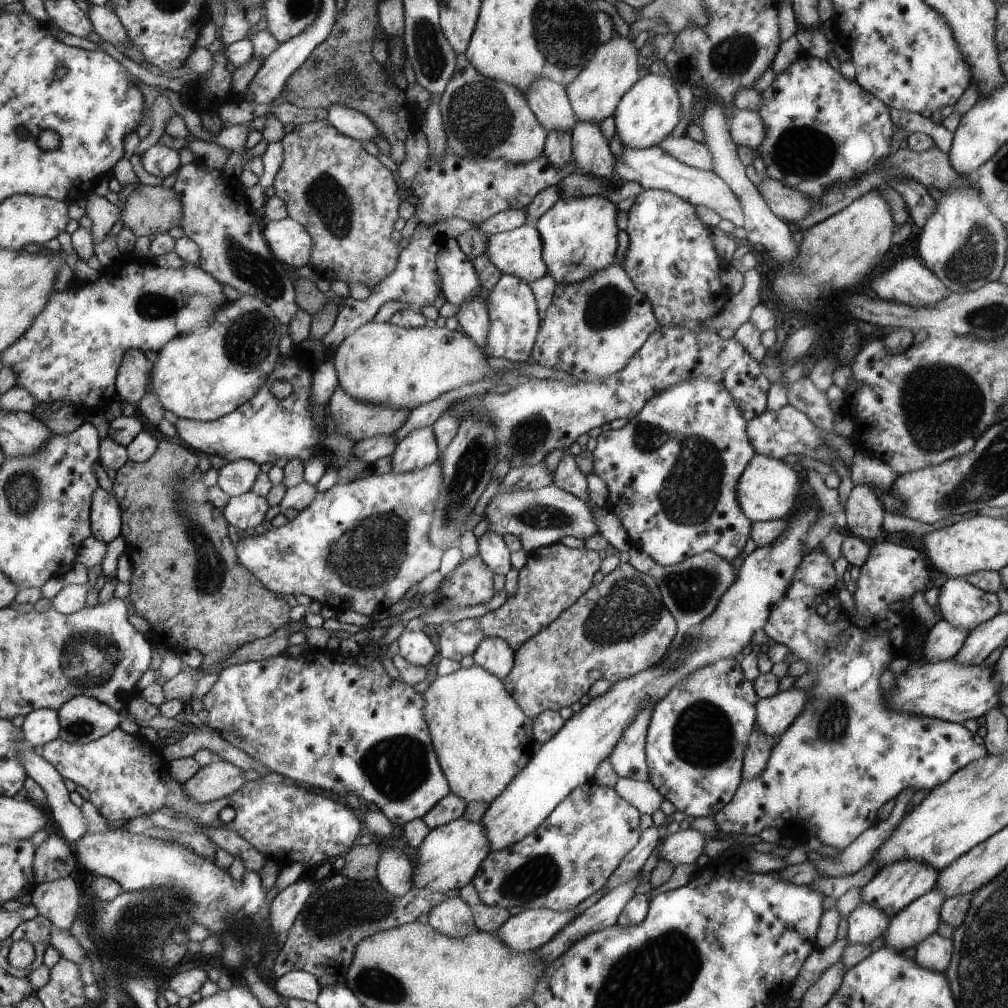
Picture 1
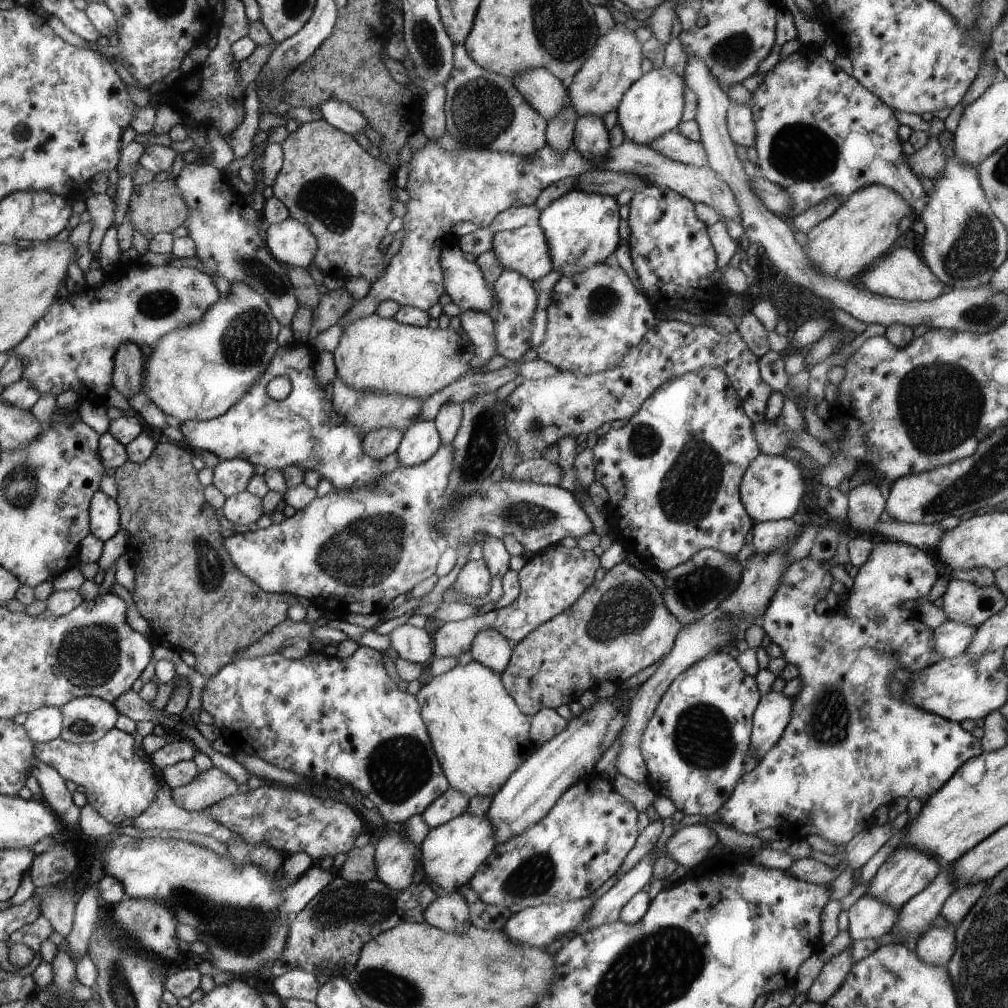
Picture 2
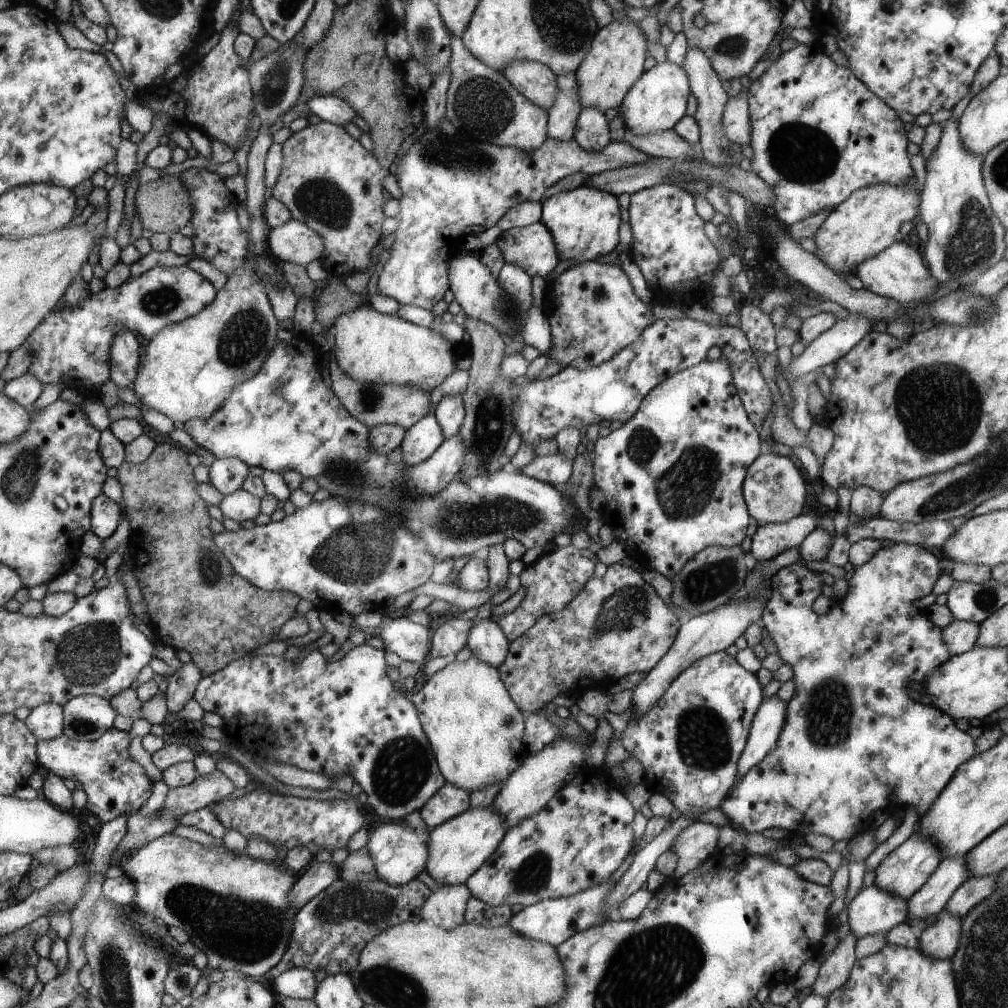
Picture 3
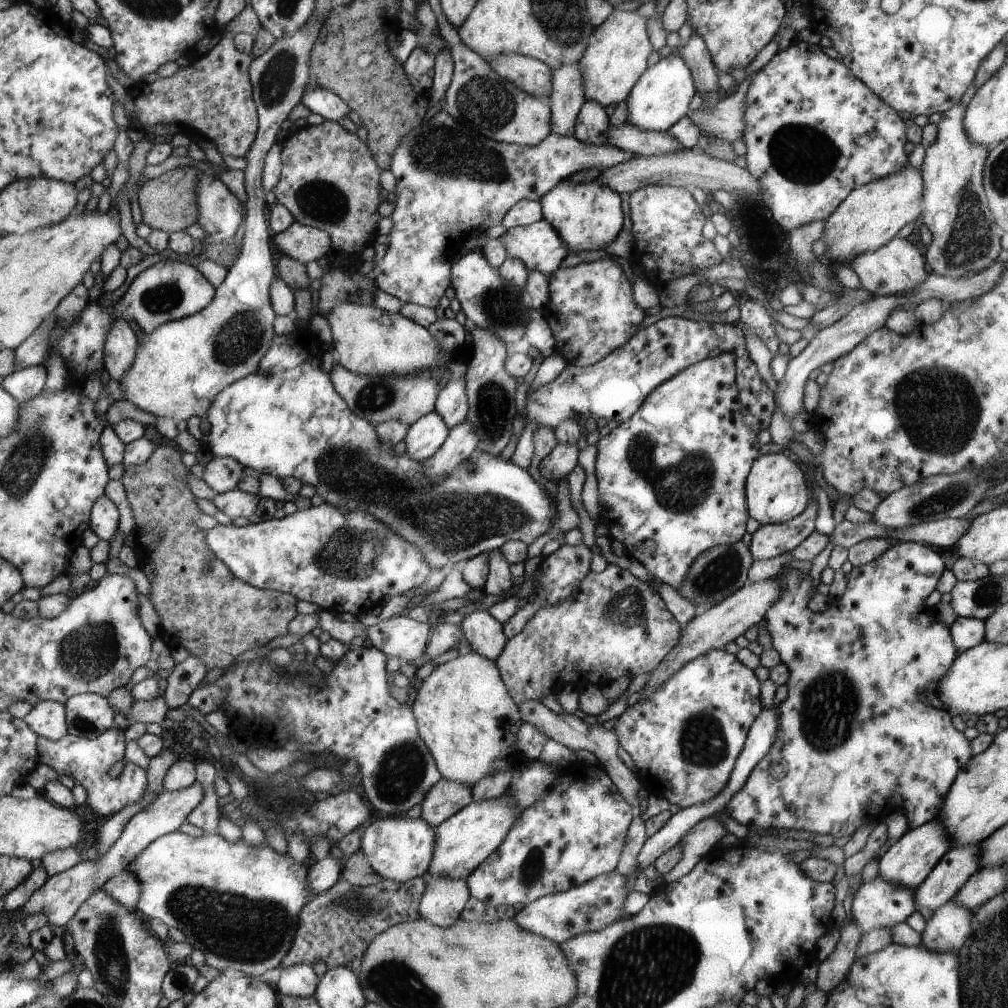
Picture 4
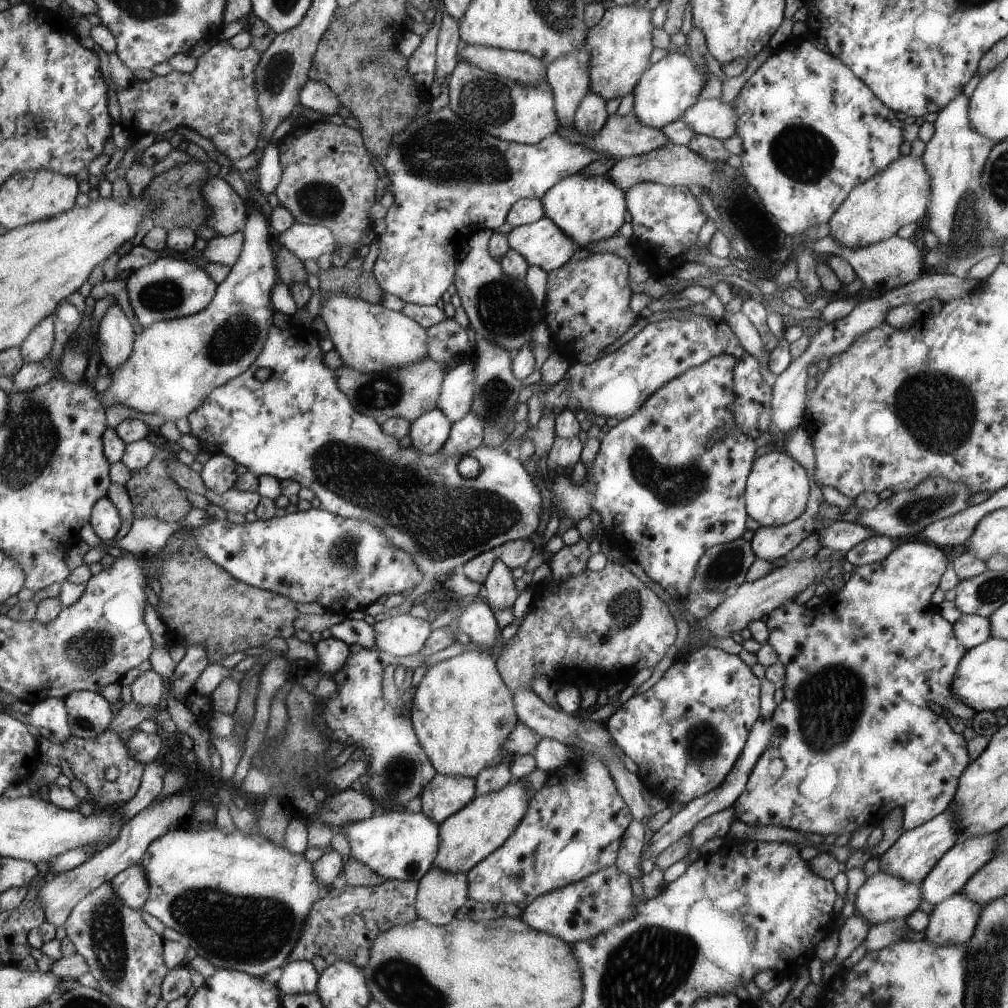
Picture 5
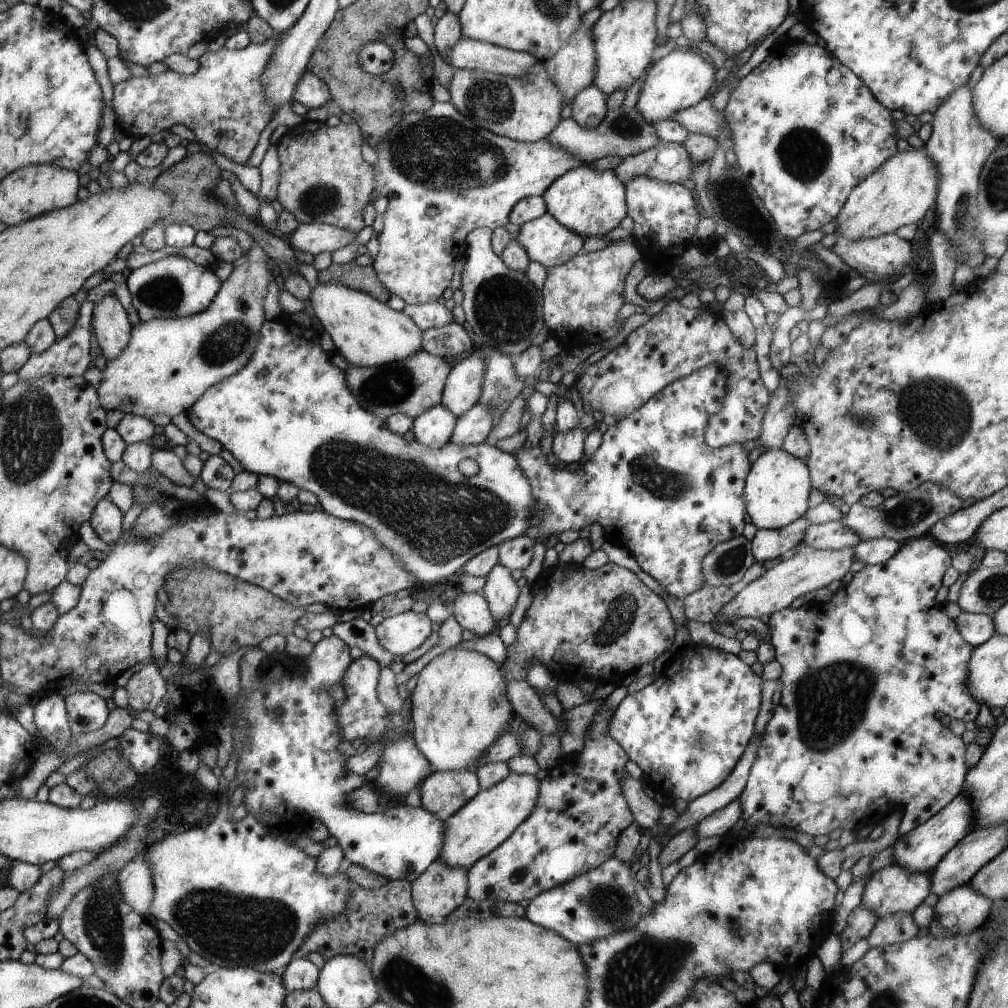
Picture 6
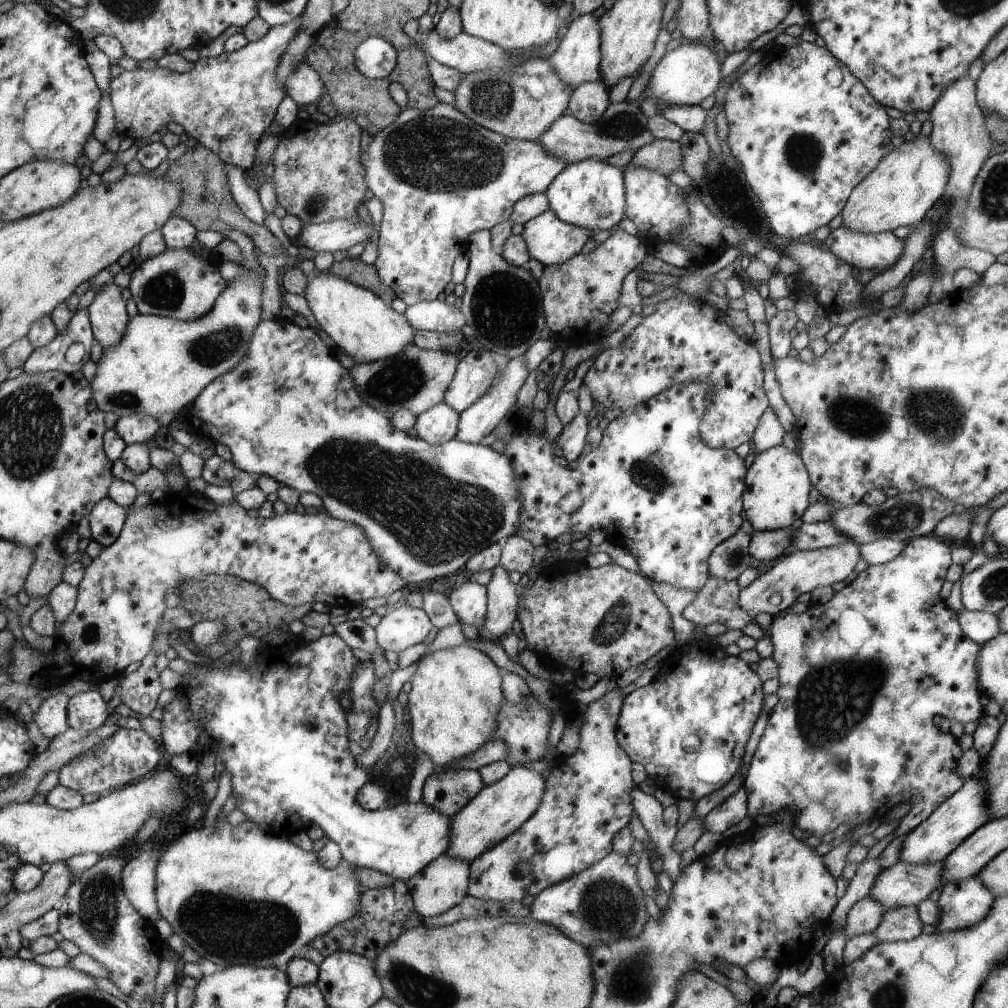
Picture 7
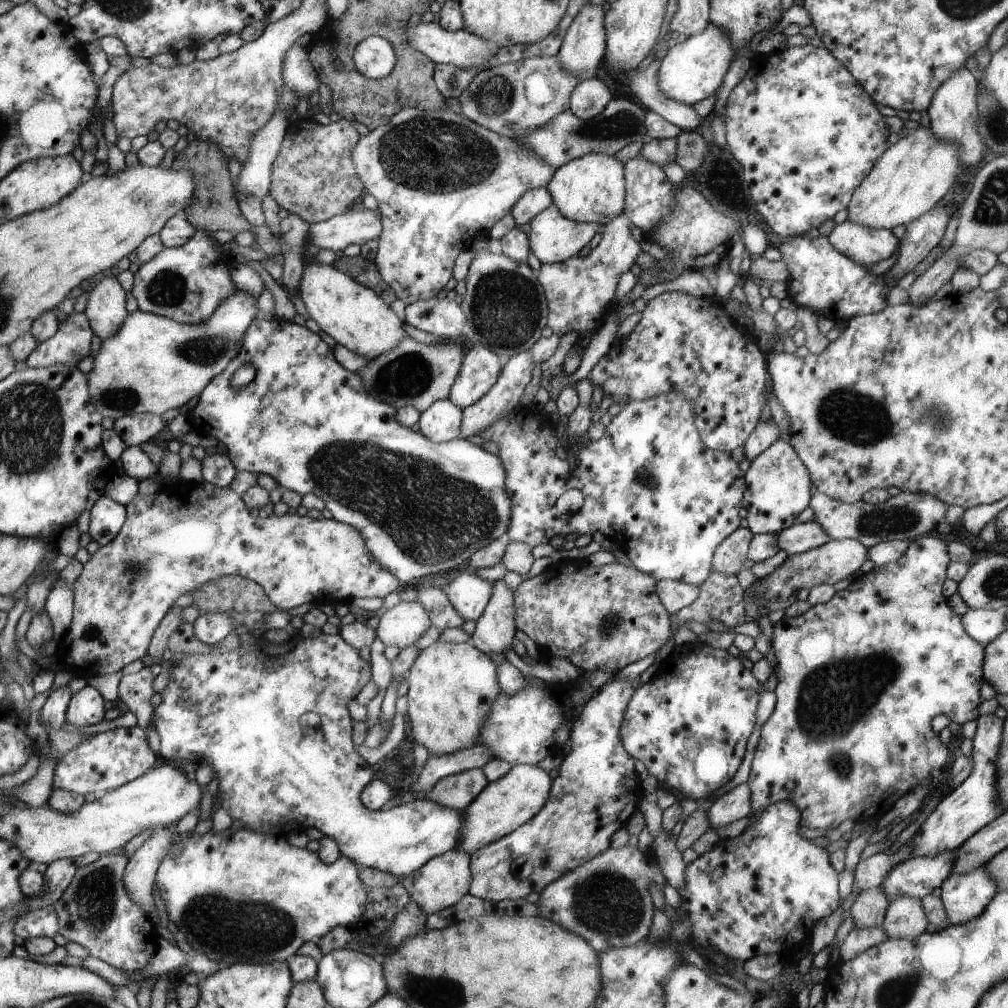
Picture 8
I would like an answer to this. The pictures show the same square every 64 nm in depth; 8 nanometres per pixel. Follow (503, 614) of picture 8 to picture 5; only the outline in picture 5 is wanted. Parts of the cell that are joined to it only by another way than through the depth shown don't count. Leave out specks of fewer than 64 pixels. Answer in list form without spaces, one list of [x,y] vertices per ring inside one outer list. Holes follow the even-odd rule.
[[[497,558],[481,585],[482,594],[489,600],[490,608],[501,610],[511,607],[518,596],[513,580],[511,569]]]

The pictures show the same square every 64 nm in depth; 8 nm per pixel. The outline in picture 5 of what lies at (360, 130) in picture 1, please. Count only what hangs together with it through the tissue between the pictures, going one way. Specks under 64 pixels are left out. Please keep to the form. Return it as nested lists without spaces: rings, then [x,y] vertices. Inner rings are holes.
[[[308,80],[299,90],[298,103],[319,112],[324,119],[337,114],[338,109],[341,108],[337,96],[325,84],[314,80]]]

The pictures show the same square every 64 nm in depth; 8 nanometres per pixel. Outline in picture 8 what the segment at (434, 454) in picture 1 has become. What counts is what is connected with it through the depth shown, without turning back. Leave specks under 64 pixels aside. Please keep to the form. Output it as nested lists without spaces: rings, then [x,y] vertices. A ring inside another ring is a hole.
[[[441,399],[420,413],[417,422],[419,433],[431,440],[431,443],[458,439],[462,418],[463,410],[448,399]]]

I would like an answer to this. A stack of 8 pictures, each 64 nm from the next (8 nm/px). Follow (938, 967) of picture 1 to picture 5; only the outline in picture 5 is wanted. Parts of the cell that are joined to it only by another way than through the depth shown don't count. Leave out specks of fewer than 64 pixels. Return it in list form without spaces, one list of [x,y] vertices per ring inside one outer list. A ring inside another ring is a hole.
[[[955,893],[935,905],[923,930],[929,944],[964,944],[971,938],[982,904],[967,900],[965,894]]]

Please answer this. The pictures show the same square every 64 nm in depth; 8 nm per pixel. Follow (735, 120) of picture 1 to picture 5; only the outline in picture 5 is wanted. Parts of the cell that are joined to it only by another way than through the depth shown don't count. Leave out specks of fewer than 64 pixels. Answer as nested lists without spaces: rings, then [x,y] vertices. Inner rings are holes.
[[[699,99],[680,118],[695,134],[707,135],[720,141],[735,134],[735,112],[731,102],[720,99]]]

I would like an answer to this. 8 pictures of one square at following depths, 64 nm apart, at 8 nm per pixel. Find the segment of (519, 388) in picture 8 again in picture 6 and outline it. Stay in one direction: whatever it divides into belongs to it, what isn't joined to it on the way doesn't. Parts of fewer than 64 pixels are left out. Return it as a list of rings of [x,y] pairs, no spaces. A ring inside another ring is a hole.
[[[476,402],[467,412],[456,417],[456,426],[448,442],[455,446],[481,444],[492,427],[493,406]]]

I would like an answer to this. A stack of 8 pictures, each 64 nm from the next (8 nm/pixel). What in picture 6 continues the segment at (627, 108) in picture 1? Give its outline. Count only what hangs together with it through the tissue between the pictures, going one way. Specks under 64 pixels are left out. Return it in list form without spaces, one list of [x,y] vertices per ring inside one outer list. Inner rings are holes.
[[[675,48],[649,66],[637,95],[635,110],[640,111],[641,116],[651,124],[672,119],[680,110],[695,105],[707,96],[709,88],[713,86],[715,72],[715,66],[703,58],[701,51]]]

